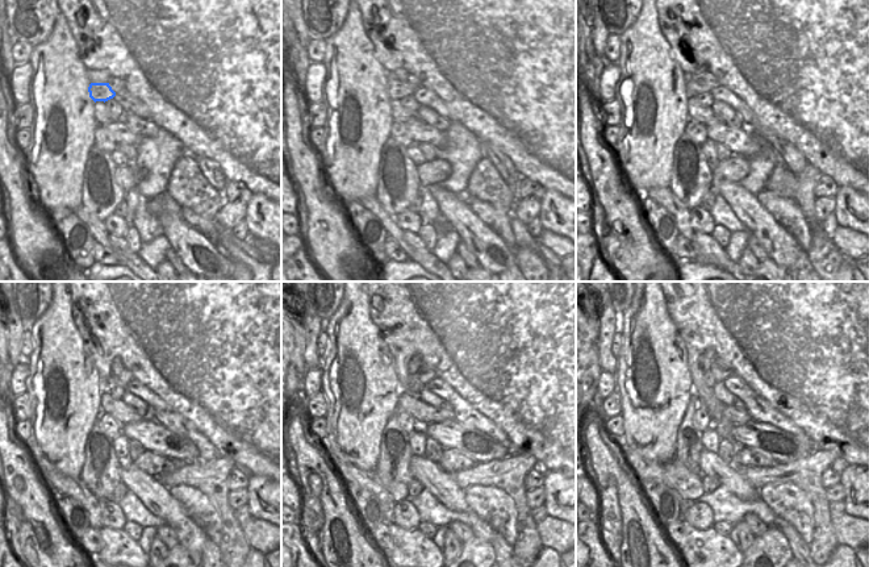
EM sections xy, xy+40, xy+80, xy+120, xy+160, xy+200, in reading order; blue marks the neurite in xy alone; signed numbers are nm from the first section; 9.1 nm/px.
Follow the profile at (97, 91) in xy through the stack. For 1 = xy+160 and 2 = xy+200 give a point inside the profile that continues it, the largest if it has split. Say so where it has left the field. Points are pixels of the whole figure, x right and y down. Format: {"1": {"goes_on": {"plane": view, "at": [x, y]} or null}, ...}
{"1": {"goes_on": {"plane": "xy+160", "at": [425, 374]}}, "2": {"goes_on": {"plane": "xy+200", "at": [721, 371]}}}

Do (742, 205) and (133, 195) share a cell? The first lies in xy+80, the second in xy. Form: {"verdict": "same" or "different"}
{"verdict": "different"}

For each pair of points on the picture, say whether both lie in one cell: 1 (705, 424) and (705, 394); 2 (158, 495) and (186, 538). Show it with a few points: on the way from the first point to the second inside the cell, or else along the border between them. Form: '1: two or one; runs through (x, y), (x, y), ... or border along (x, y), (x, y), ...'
1: two; border along (700, 401), (707, 412), (711, 425)
2: one; runs through (164, 505), (184, 528)

